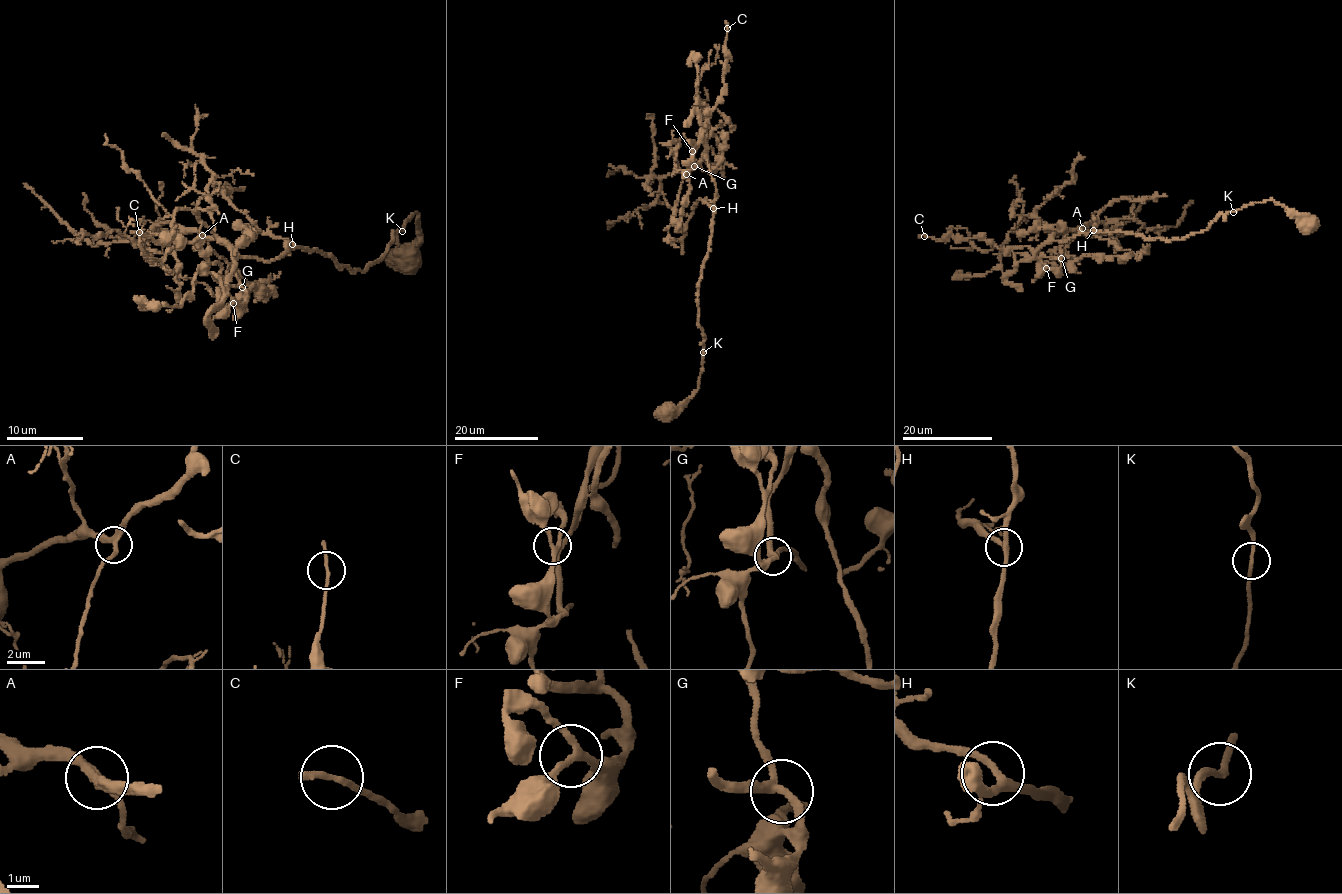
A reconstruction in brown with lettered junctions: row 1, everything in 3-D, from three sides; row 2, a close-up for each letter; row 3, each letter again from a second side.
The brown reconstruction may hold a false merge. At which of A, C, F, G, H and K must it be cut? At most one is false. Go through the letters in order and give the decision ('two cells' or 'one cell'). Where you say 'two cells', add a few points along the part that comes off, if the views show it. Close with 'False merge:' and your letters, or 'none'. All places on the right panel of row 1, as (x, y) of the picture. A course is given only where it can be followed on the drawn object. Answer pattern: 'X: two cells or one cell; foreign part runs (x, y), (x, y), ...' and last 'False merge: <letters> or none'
A: one cell
C: one cell
F: one cell
G: one cell
H: one cell
K: one cell
False merge: none

